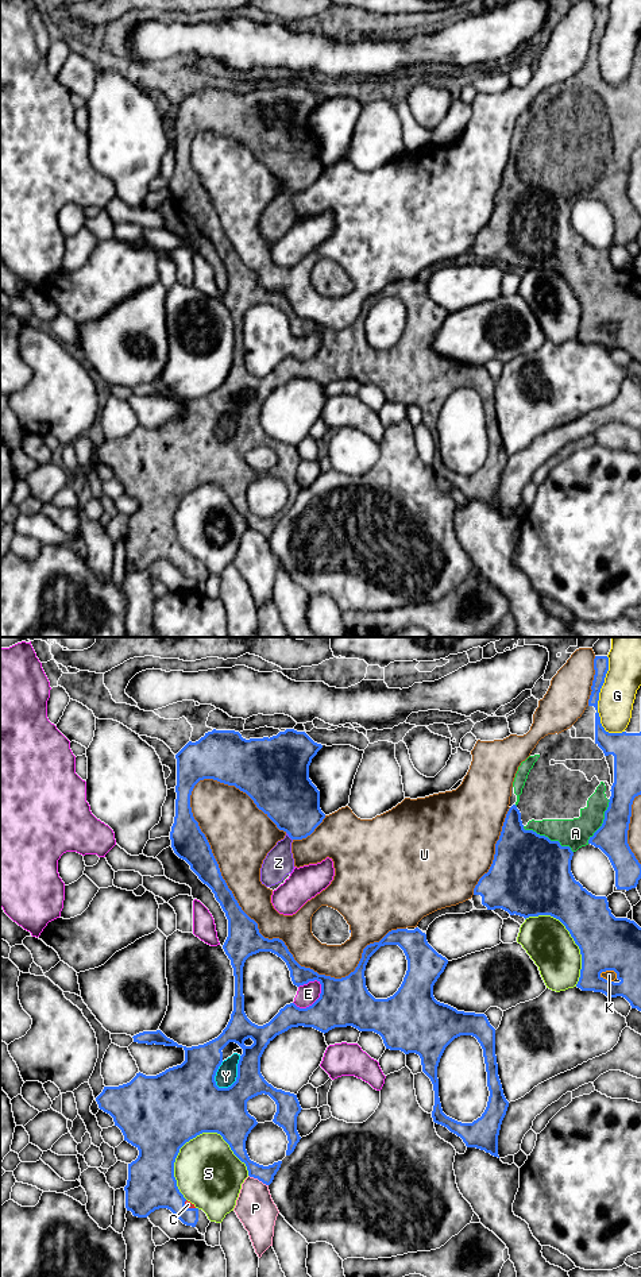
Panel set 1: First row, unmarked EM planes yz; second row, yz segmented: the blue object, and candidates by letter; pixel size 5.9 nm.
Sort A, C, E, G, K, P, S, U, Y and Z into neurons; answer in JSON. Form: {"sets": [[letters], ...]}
{"sets": [["A", "C", "Y", "Z"], ["E"], ["G"], ["K"], ["P"], ["S"], ["U"]]}

